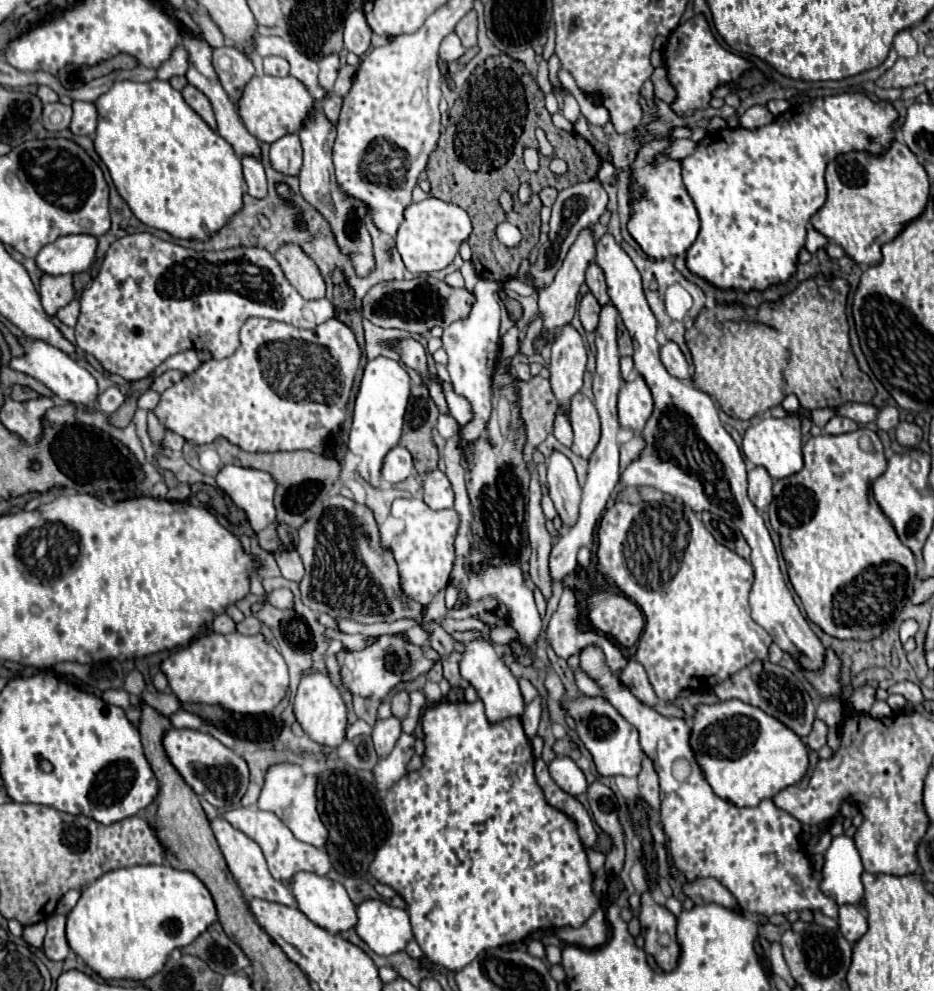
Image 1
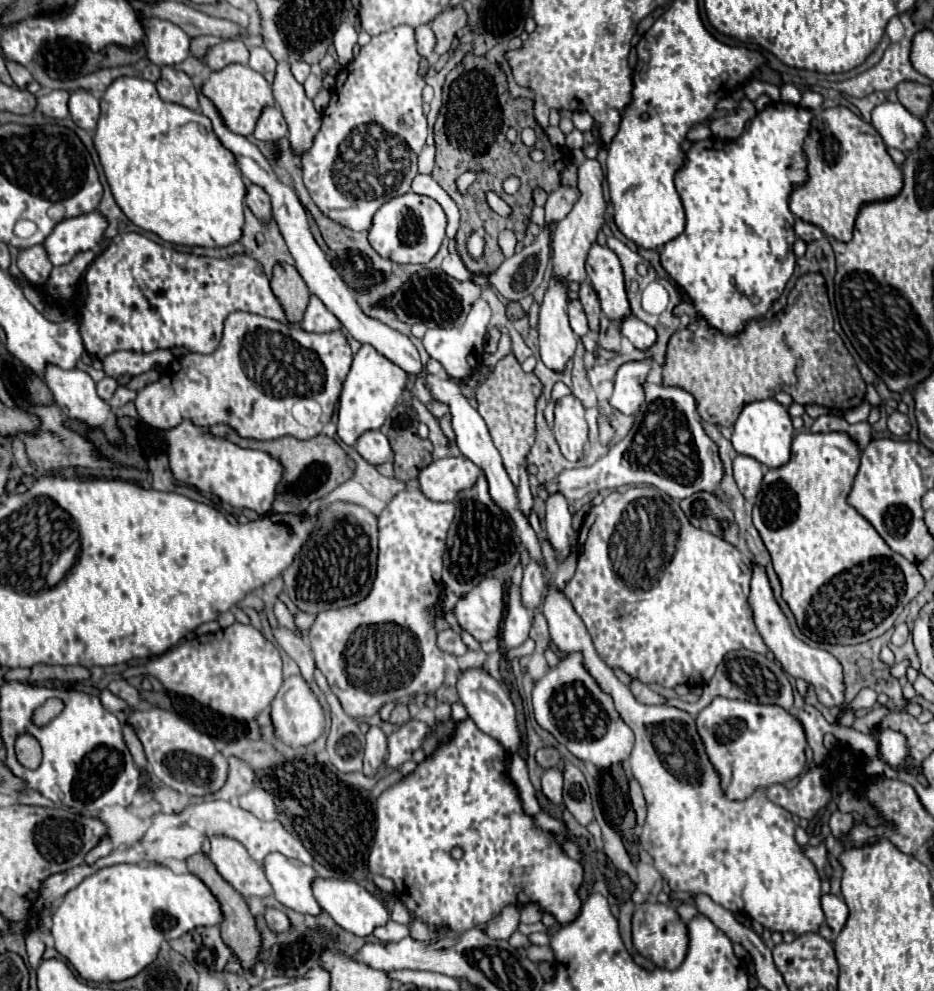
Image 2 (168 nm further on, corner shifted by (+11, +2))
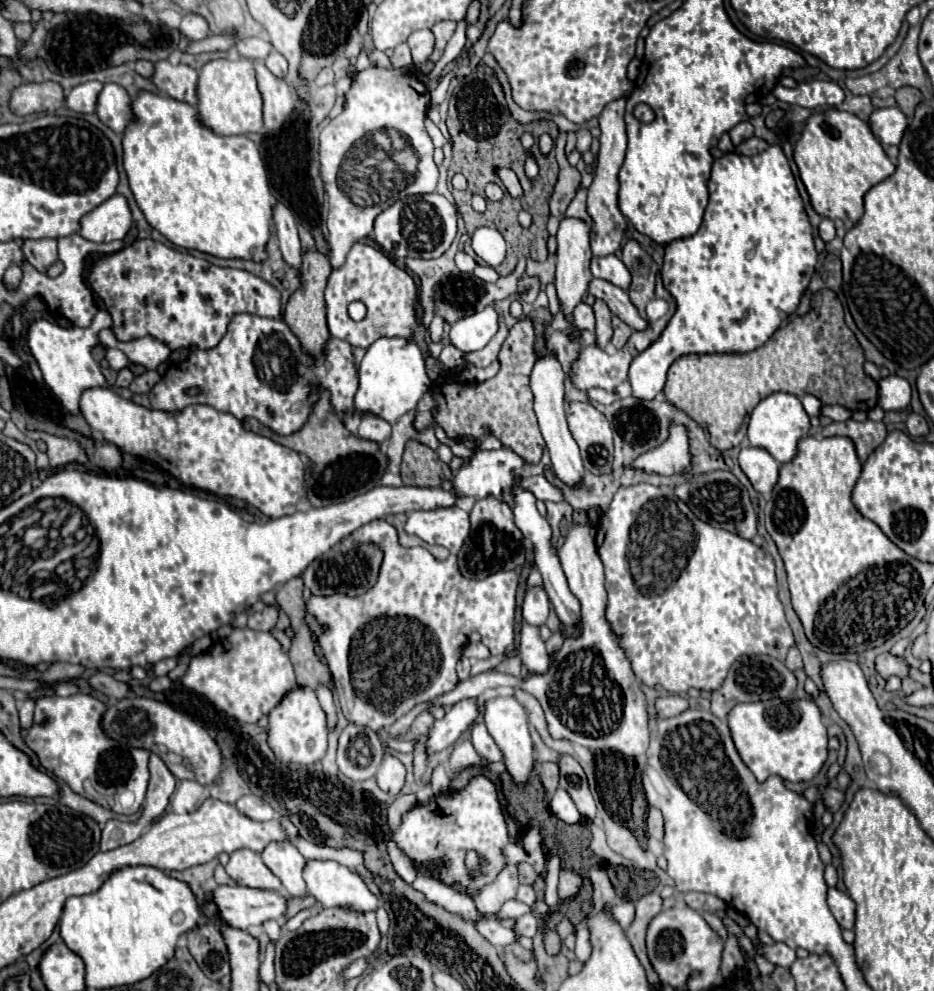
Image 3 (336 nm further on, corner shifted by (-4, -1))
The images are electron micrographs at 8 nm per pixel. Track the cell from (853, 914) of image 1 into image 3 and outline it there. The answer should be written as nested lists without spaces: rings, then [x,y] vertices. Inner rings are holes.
[[[836,887],[828,889],[828,907],[830,907],[832,915],[836,917],[836,921],[842,929],[852,929],[854,927],[854,907],[856,905],[846,893],[838,891]]]

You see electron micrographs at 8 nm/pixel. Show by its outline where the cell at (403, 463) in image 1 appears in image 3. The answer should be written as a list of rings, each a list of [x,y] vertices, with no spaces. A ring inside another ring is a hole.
[[[362,413],[362,421],[358,425],[358,435],[362,439],[372,439],[376,443],[384,443],[390,437],[390,423],[382,417],[372,417],[372,413]]]

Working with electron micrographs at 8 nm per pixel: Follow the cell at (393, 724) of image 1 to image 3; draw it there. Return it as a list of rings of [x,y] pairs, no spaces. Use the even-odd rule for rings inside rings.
[[[386,755],[382,759],[382,765],[380,765],[378,773],[376,773],[376,781],[378,781],[378,787],[382,791],[386,791],[388,795],[394,797],[402,791],[402,787],[406,783],[406,769],[396,757]]]

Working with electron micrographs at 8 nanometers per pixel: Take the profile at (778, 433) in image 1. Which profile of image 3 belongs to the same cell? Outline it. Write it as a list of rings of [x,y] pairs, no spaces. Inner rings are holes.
[[[772,393],[766,399],[762,399],[754,407],[748,423],[750,445],[766,449],[778,463],[788,463],[796,455],[798,439],[806,437],[808,431],[810,431],[810,417],[806,415],[800,399],[790,393]]]

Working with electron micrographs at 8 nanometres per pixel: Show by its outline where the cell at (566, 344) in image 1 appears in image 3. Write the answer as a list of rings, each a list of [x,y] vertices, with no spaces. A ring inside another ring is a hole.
[[[562,217],[556,239],[558,239],[558,251],[556,251],[556,281],[554,281],[554,285],[558,289],[558,299],[564,305],[566,317],[572,321],[572,309],[586,295],[588,283],[592,279],[592,273],[590,273],[590,257],[592,257],[590,225],[576,217]]]

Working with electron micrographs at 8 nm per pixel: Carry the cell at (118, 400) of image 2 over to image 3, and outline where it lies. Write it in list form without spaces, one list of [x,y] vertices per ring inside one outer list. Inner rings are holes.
[[[98,311],[92,325],[86,327],[86,329],[80,329],[80,327],[72,327],[72,329],[64,329],[64,327],[58,327],[50,321],[34,321],[28,329],[28,345],[30,345],[30,351],[34,355],[34,359],[38,361],[40,369],[42,369],[42,375],[46,377],[46,383],[48,387],[52,389],[52,393],[62,401],[62,405],[74,413],[74,415],[80,415],[80,395],[86,391],[86,389],[92,389],[92,387],[108,387],[112,391],[116,391],[118,395],[122,395],[124,399],[130,399],[132,393],[130,389],[120,389],[120,387],[110,387],[106,383],[106,377],[104,373],[100,371],[100,365],[92,359],[92,347],[98,343],[98,331],[104,329],[104,327],[112,327],[112,317],[108,311]]]

